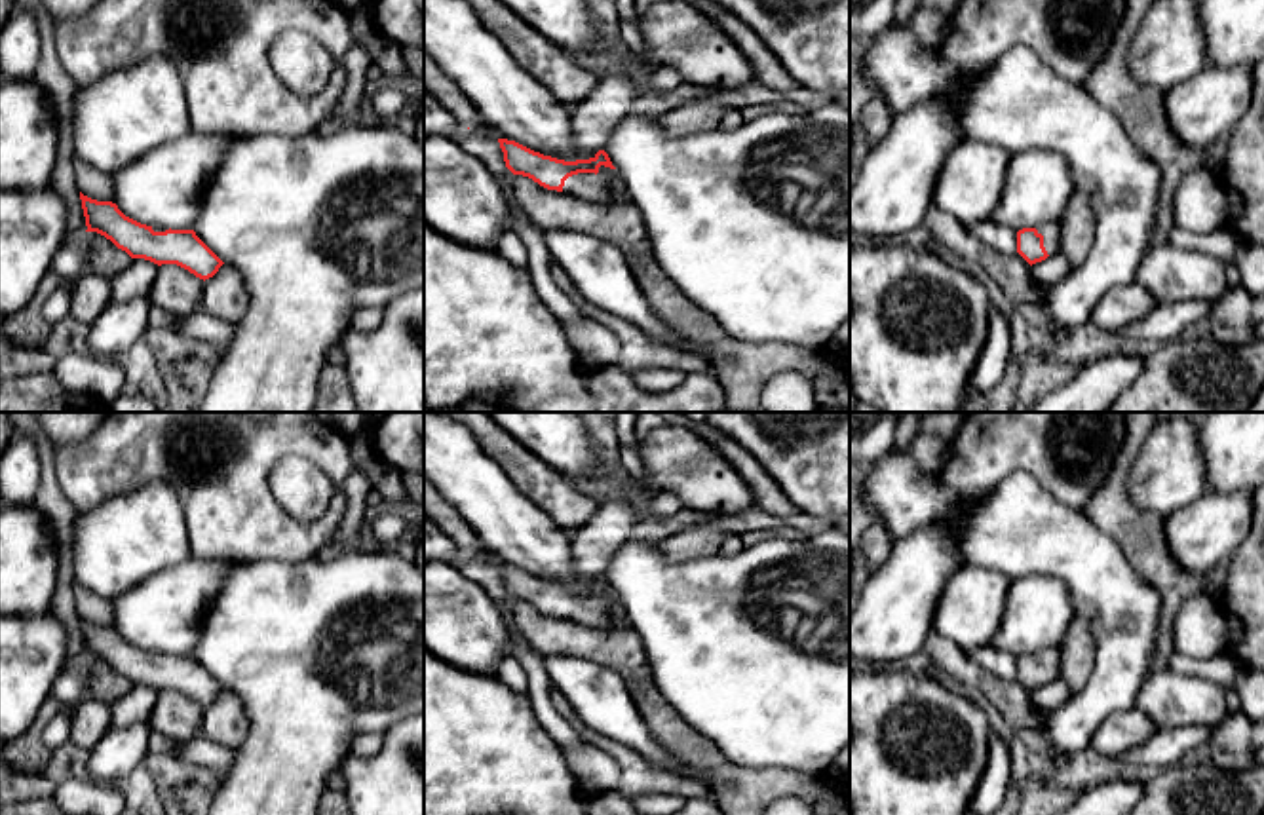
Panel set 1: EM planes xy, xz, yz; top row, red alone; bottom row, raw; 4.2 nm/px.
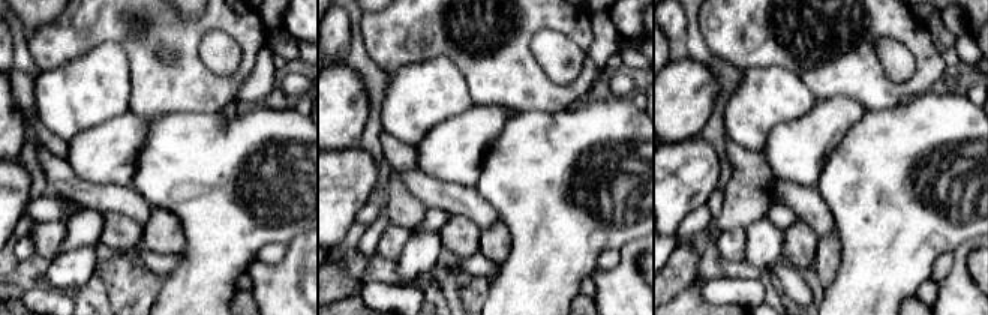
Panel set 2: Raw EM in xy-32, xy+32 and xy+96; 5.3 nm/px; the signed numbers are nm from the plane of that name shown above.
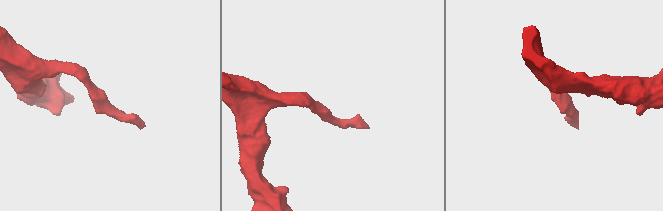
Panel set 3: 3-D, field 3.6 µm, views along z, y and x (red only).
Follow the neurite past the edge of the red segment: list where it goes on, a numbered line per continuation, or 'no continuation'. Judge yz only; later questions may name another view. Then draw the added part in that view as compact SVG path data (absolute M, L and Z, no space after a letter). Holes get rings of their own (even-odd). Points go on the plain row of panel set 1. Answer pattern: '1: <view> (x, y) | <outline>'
1: yz (1052, 658) | M1057 648L1051 650L1042 650L1036 654L1038 659L1044 661L1044 673L1047 676L1047 680L1055 680L1059 676L1059 665L1061 665L1061 654Z

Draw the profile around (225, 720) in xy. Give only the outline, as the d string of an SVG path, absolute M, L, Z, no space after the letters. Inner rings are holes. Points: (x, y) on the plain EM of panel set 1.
M222 690L213 703L203 707L201 735L207 739L224 747L239 747L247 733L247 712L230 690Z

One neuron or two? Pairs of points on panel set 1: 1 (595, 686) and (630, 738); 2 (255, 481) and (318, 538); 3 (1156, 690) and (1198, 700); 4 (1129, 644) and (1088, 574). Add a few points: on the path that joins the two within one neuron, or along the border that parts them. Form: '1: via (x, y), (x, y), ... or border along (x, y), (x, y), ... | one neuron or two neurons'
1: via (601, 700), (624, 724) | one neuron
2: via (257, 500), (299, 538) | one neuron
3: via (1166, 698), (1188, 700) | one neuron
4: via (1141, 624), (1137, 612), (1122, 606), (1109, 593) | one neuron

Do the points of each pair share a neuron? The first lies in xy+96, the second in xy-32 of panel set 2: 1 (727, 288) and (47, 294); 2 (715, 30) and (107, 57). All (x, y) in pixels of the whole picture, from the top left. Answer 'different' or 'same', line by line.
1: same
2: different

